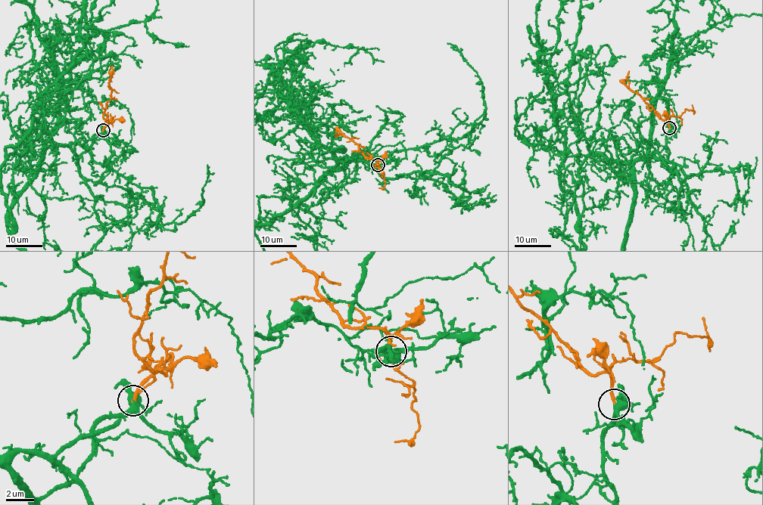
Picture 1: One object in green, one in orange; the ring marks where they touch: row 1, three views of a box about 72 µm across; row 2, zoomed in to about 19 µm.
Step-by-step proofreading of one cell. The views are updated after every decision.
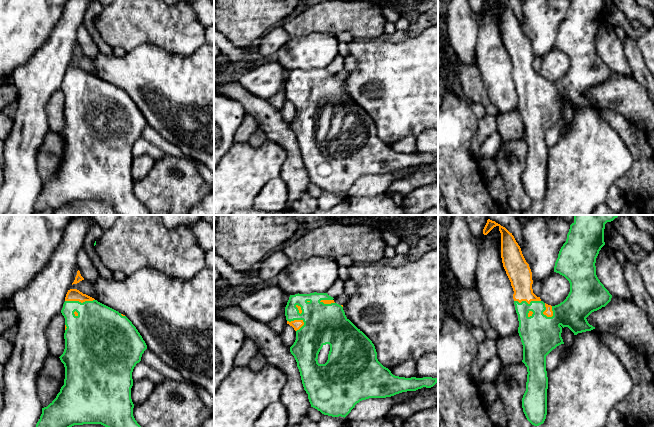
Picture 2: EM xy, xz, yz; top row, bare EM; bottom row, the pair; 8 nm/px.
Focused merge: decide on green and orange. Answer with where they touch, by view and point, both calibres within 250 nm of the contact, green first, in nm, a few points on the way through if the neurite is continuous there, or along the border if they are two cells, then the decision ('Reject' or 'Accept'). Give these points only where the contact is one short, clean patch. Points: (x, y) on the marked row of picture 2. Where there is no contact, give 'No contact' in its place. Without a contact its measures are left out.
Touches green at xy (79, 302). Thickness 380 nm (green) against 100 nm. Accept

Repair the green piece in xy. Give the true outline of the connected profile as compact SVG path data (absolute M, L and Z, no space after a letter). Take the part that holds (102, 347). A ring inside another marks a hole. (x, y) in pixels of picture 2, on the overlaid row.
M77 289L68 290L61 313L65 318L65 349L59 358L65 367L64 385L56 398L47 407L42 408L36 427L72 427L83 424L141 427L133 416L132 372L136 364L141 361L147 345L136 327L125 315Z

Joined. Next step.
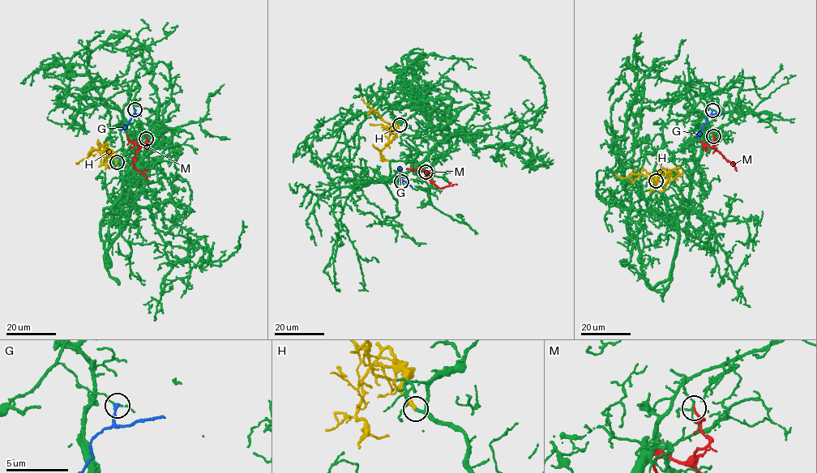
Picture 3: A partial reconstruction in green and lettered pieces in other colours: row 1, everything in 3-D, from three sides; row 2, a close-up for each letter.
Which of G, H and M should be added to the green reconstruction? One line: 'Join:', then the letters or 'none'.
Join: H

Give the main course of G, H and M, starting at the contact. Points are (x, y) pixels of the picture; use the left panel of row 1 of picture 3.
G: (134, 109), (133, 116), (121, 130)
H: (117, 162), (110, 149), (98, 151), (93, 148), (86, 159), (76, 162)
M: (147, 138), (147, 147), (136, 151), (133, 161), (134, 168), (147, 179)

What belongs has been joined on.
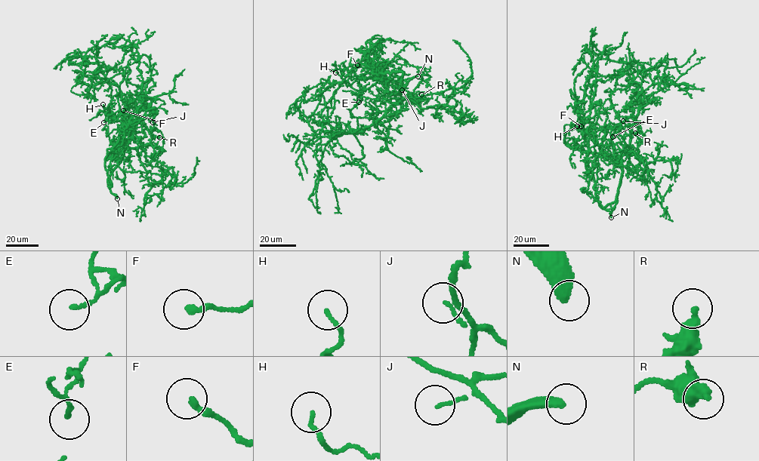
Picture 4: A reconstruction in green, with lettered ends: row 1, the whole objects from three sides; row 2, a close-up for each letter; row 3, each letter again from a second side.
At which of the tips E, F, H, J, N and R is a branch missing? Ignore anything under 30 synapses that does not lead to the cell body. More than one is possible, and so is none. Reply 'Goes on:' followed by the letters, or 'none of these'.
Goes on: F, N

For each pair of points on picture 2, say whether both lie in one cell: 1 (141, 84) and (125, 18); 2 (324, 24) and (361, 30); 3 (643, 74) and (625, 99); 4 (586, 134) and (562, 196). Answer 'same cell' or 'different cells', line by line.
1: different cells
2: same cell
3: different cells
4: same cell

